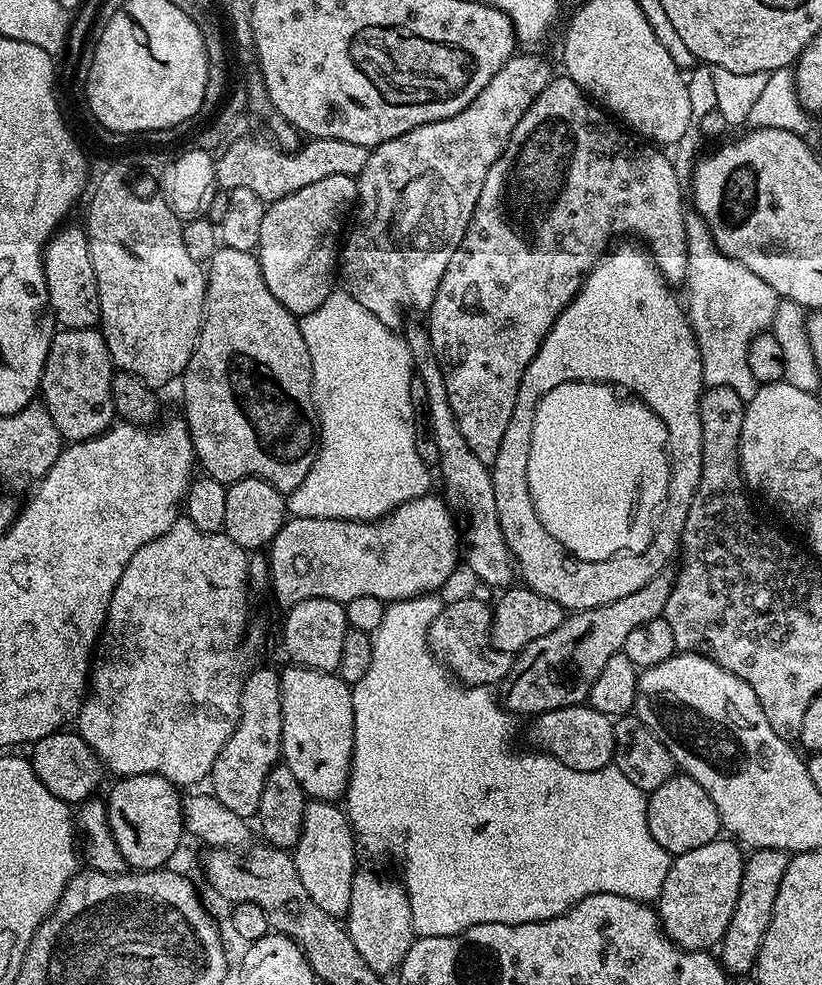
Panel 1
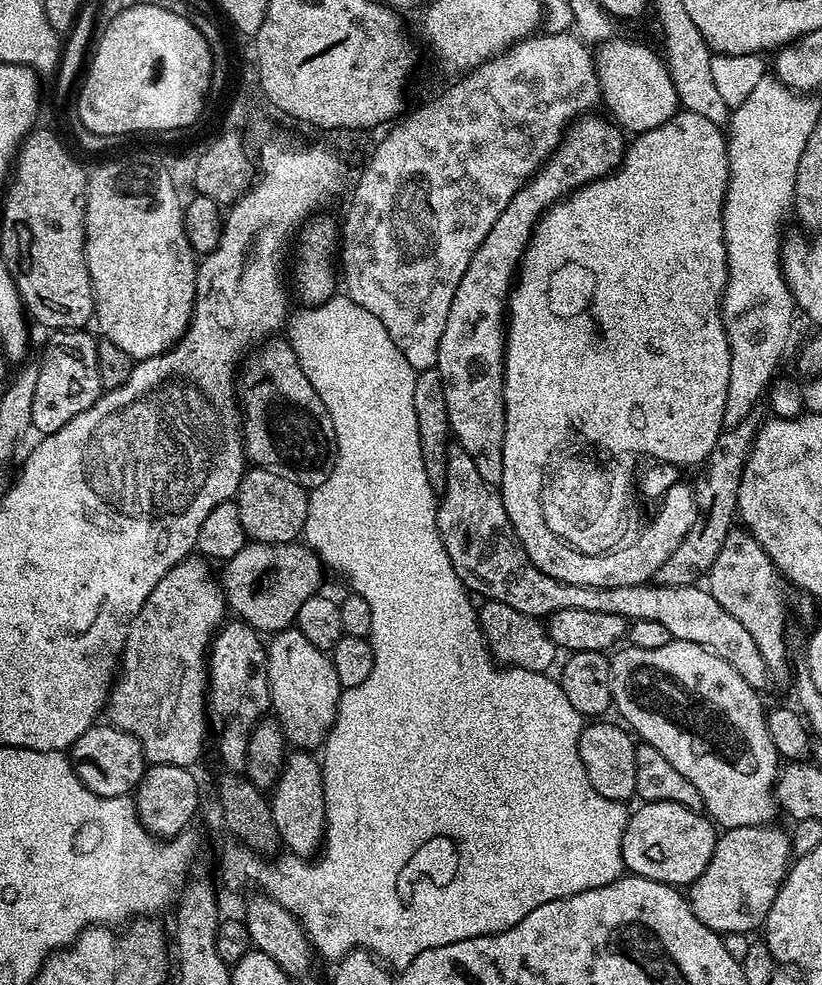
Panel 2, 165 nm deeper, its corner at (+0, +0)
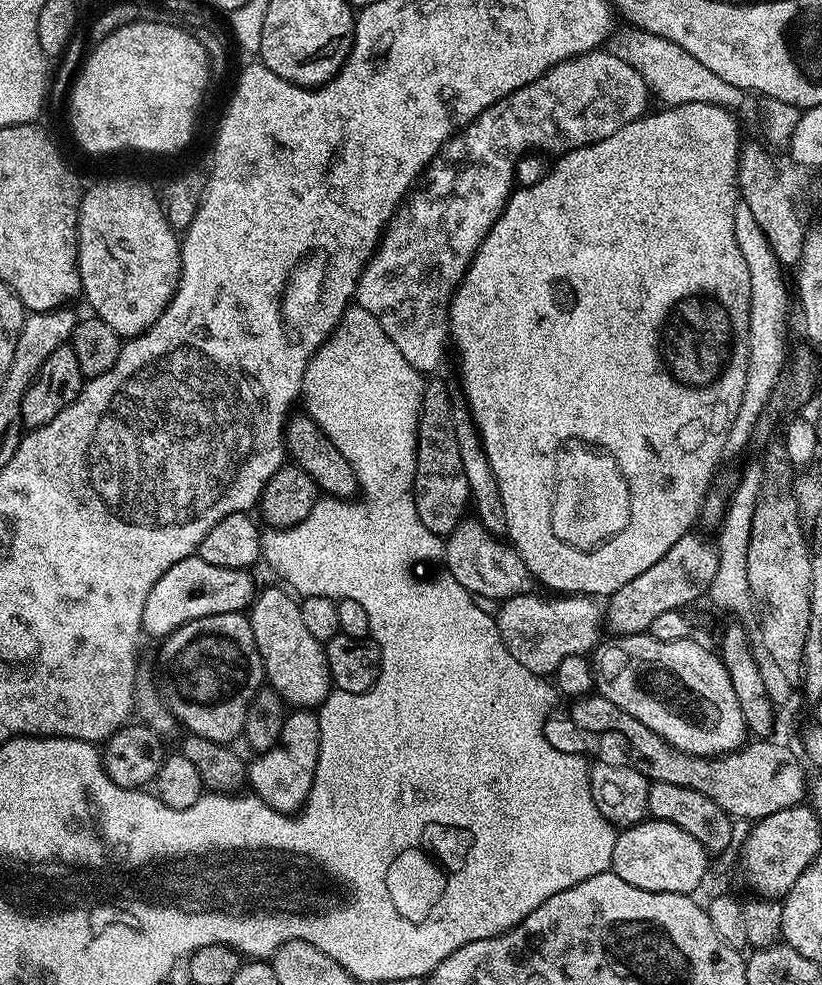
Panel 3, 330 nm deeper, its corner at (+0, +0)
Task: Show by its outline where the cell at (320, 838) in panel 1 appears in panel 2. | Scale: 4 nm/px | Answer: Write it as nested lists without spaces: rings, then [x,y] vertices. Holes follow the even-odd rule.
[[[292,750],[284,757],[284,768],[276,780],[276,787],[271,789],[270,803],[273,812],[274,825],[280,835],[280,843],[291,855],[312,858],[321,851],[324,840],[324,819],[326,806],[324,805],[324,769],[321,761],[316,760],[311,751]]]

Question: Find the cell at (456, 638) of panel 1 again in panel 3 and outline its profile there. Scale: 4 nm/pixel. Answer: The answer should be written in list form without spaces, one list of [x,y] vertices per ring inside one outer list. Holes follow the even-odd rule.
[[[525,594],[523,596],[511,596],[509,600],[503,601],[499,605],[500,612],[495,613],[496,625],[498,630],[502,634],[502,642],[506,646],[506,650],[510,650],[510,654],[514,654],[514,658],[518,658],[518,662],[522,662],[522,666],[526,666],[526,670],[530,670],[534,674],[543,676],[545,678],[551,677],[555,673],[559,663],[564,658],[569,658],[570,655],[580,655],[587,657],[589,653],[593,651],[601,643],[602,637],[600,637],[600,631],[603,633],[606,628],[606,612],[602,607],[600,609],[601,601],[591,596],[585,596],[583,594],[556,594],[551,598],[553,600],[547,600],[544,596],[532,596],[533,594]]]

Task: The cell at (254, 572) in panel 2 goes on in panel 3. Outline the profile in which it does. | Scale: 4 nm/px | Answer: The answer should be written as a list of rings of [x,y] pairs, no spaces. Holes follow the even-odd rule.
[[[199,554],[174,562],[174,566],[170,566],[170,570],[154,582],[150,594],[146,594],[146,606],[142,606],[143,635],[163,638],[198,618],[251,609],[258,591],[252,574],[242,568],[210,566],[210,562],[203,560]]]

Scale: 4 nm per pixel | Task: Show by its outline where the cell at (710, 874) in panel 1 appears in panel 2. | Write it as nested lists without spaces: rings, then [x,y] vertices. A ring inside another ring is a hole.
[[[742,826],[729,828],[719,833],[716,849],[702,874],[687,889],[686,899],[692,908],[693,914],[710,930],[721,934],[729,932],[742,932],[752,934],[752,931],[763,925],[768,916],[770,906],[778,894],[780,885],[783,884],[788,874],[790,861],[793,859],[792,842],[787,831],[784,832],[777,826]]]

